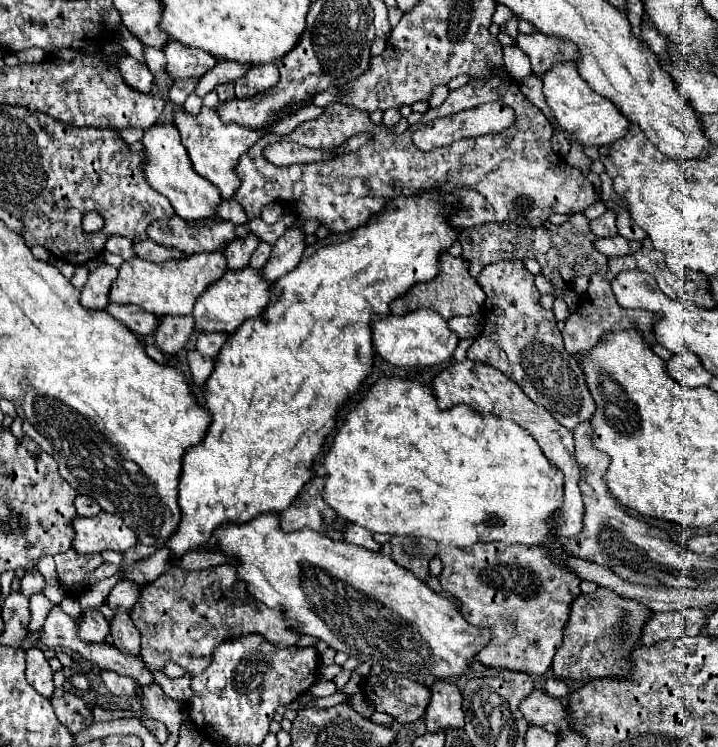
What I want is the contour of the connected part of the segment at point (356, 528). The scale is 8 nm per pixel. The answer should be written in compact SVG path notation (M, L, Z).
M348 523L348 529L344 531L344 541L356 543L356 545L360 545L360 547L364 547L364 549L374 551L374 553L380 551L380 545L374 541L372 533L370 533L368 529L360 527L360 525L354 525L354 523Z

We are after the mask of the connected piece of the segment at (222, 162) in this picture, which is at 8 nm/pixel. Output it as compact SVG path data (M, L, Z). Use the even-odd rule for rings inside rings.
M176 107L174 123L180 131L182 145L186 147L186 151L190 155L194 171L198 175L202 175L204 179L212 181L220 189L222 199L230 199L240 183L236 177L236 171L234 171L240 155L246 153L264 133L240 127L238 123L226 123L226 125L220 123L220 117L216 115L216 107L202 107L200 115L188 115L188 111L184 111L184 107Z

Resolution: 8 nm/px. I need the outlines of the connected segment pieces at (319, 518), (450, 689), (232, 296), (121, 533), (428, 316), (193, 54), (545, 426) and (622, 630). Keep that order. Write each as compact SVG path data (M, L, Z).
M312 477L292 505L280 513L280 527L284 531L300 531L300 529L314 529L326 533L328 527L334 529L338 515L324 503L322 499L322 477Z
M440 679L432 685L432 699L426 709L428 731L444 731L446 727L464 727L462 695L456 683Z
M246 267L238 271L226 271L200 299L196 299L194 307L194 319L196 319L196 331L198 333L232 333L236 327L240 327L246 319L260 315L260 311L266 307L270 299L270 283L266 283L260 275L260 271Z
M102 511L102 519L100 515L86 519L78 515L72 521L72 527L76 533L72 547L78 553L102 553L106 549L124 553L136 543L132 529L126 527L118 515L112 515L108 511Z
M420 309L410 311L408 315L372 315L372 341L374 351L380 353L386 361L398 367L414 367L414 365L436 365L442 361L448 361L458 345L456 333L452 333L440 315L436 311Z
M170 39L166 47L166 73L172 79L188 79L188 77L200 77L204 75L210 67L216 65L216 59L200 49L184 47L182 43Z
M464 359L462 363L452 363L448 369L444 369L432 381L432 387L434 387L434 393L438 395L440 407L444 407L444 409L448 409L452 405L468 405L472 411L476 411L480 415L496 415L496 417L502 417L502 419L510 419L510 421L518 423L520 427L528 429L532 433L532 437L538 441L538 445L540 445L542 453L548 457L548 461L552 465L556 465L566 477L564 503L562 503L562 511L560 511L564 539L582 531L584 501L582 501L582 495L580 495L580 489L578 489L580 467L576 463L574 437L572 437L570 429L556 423L556 419L544 407L532 403L532 399L528 399L524 395L524 391L514 381L510 381L504 373L500 373L494 367L488 367L484 363L472 363L470 359Z
M600 587L594 593L578 595L570 607L568 623L564 625L562 647L554 655L554 675L576 681L622 677L630 671L630 655L640 645L640 631L648 615L648 607L632 599L622 599L610 589Z

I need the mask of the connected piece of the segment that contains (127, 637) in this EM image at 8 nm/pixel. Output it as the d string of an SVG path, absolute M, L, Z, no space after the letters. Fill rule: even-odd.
M128 609L114 611L110 619L110 635L122 653L140 653L140 631L136 631L132 619L128 619Z

